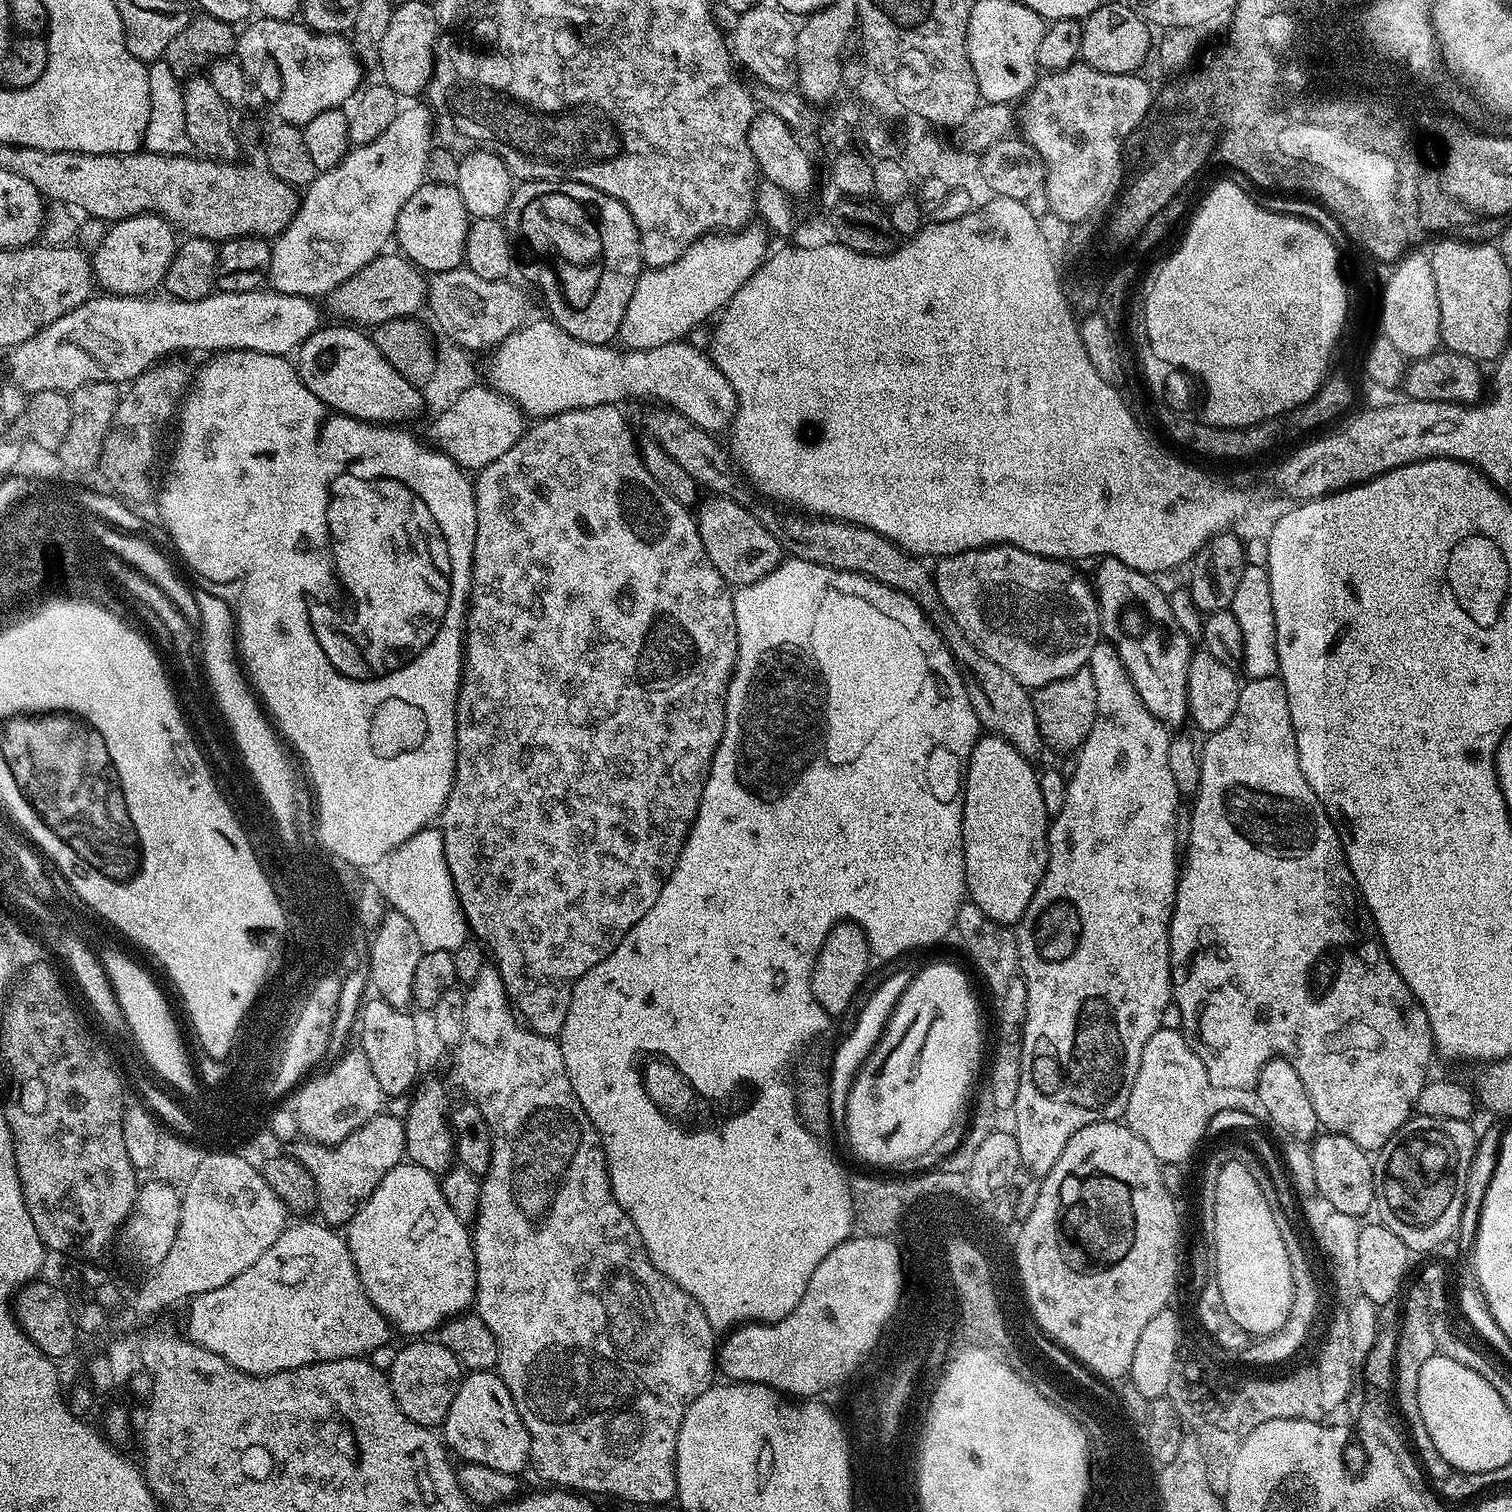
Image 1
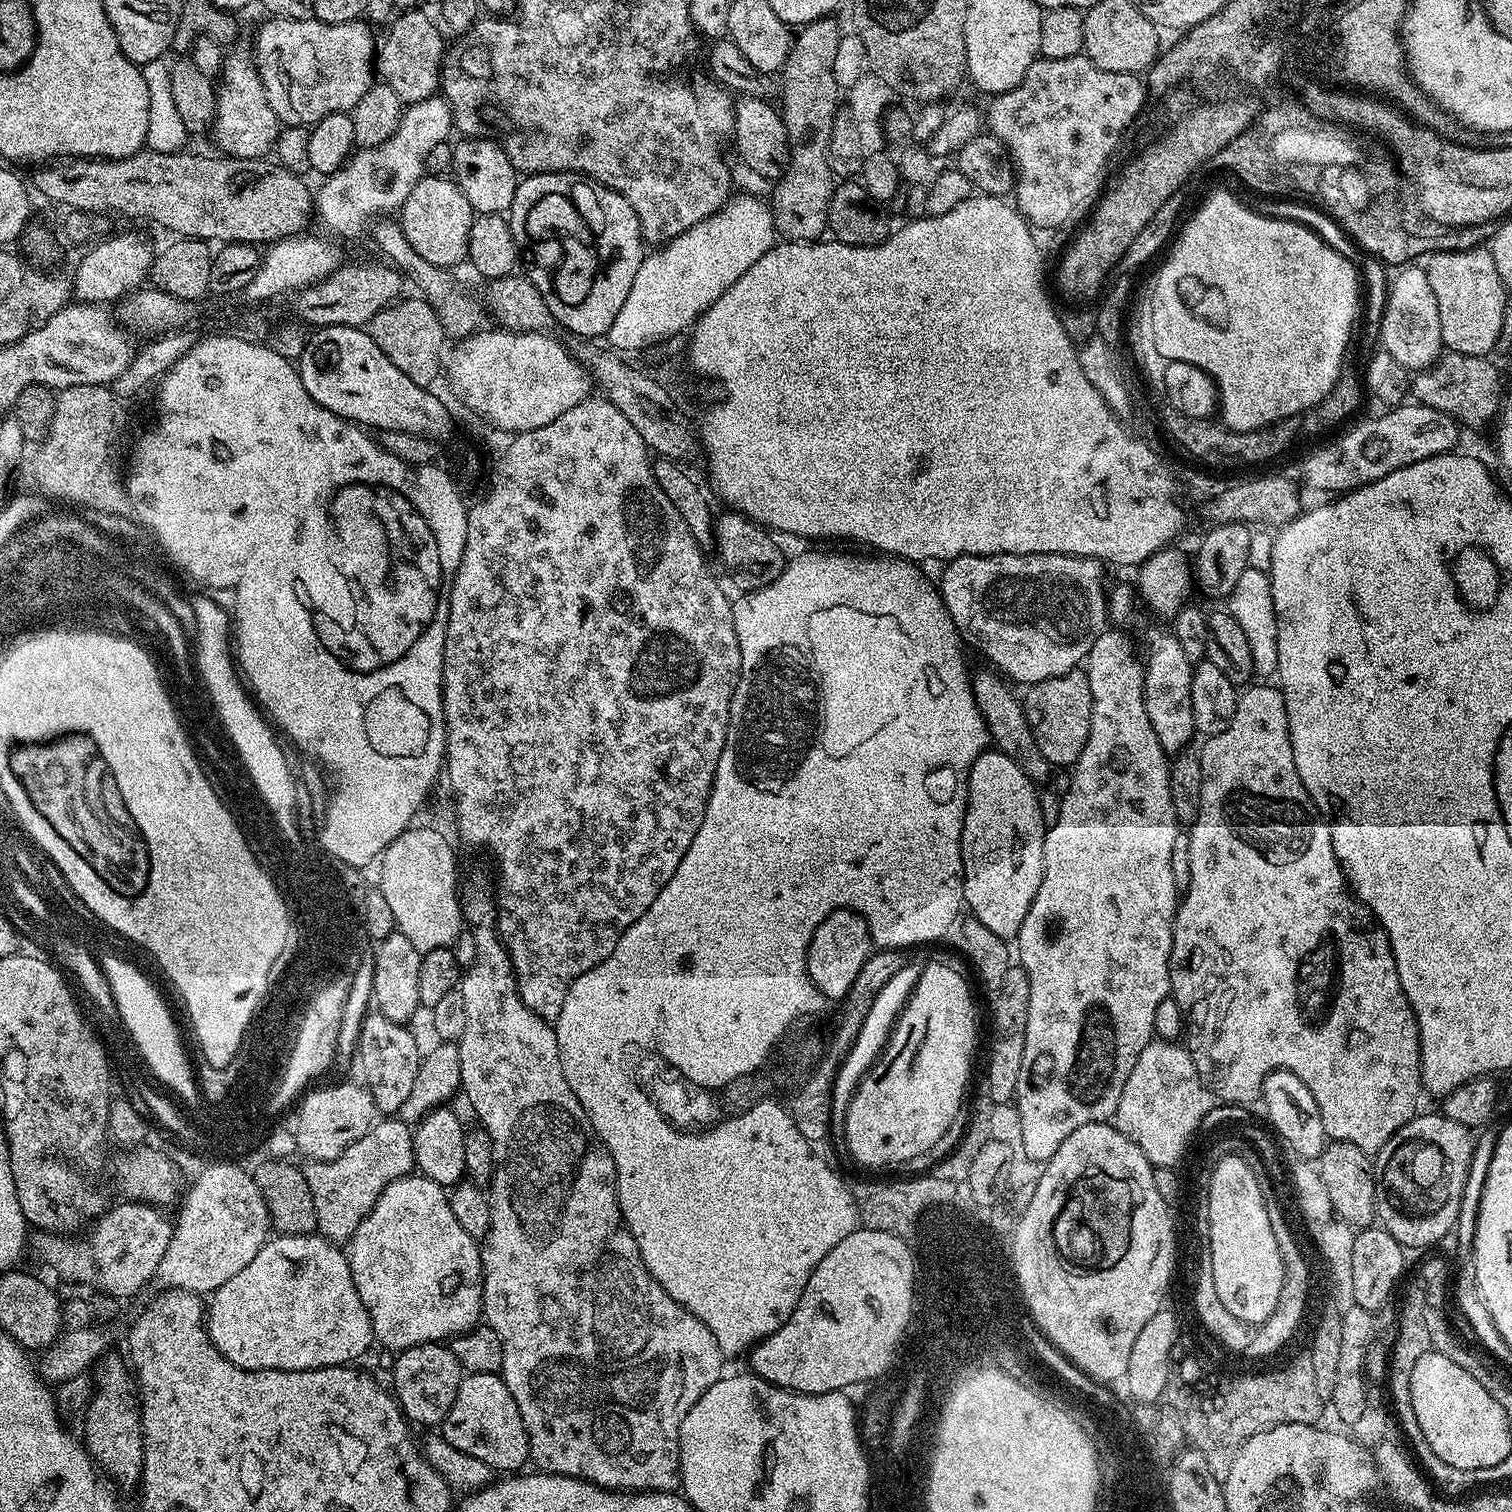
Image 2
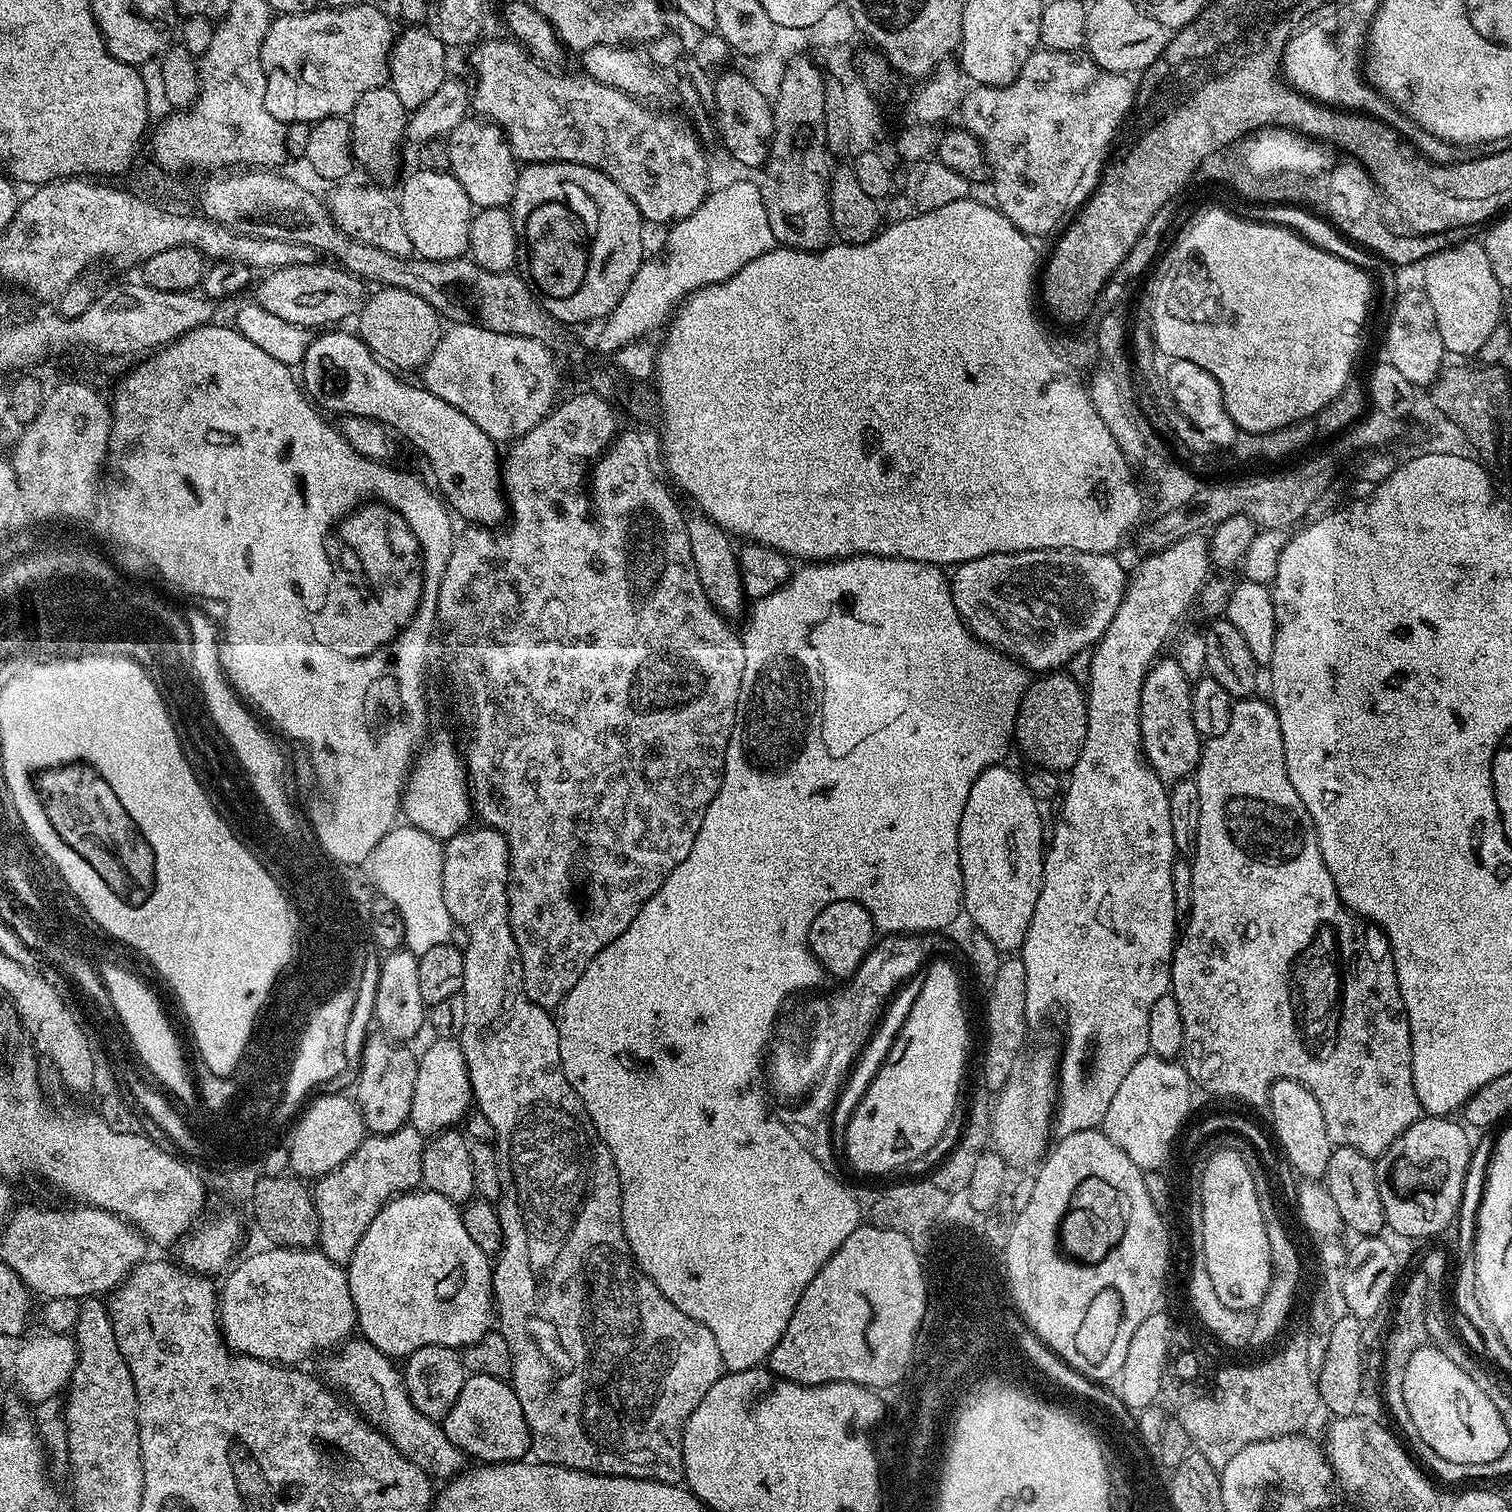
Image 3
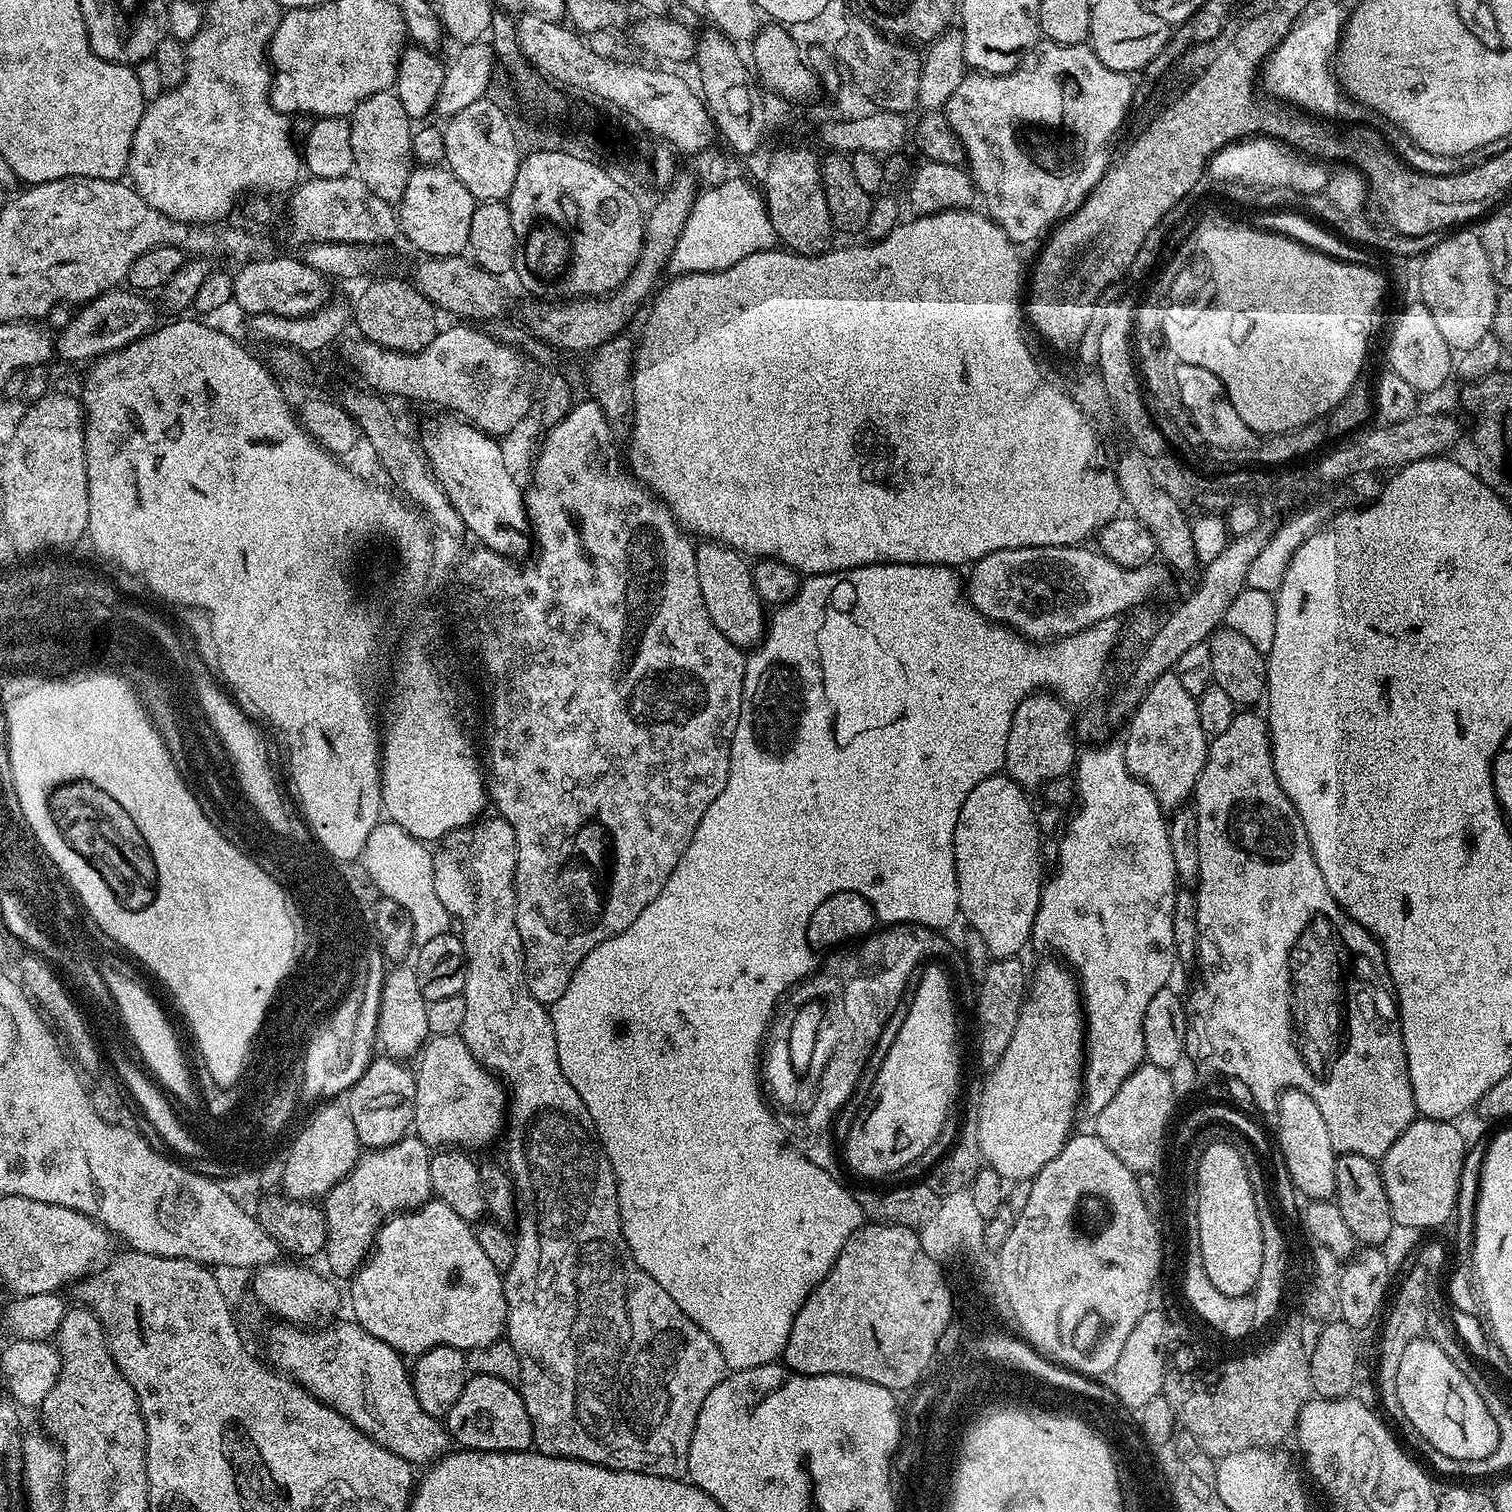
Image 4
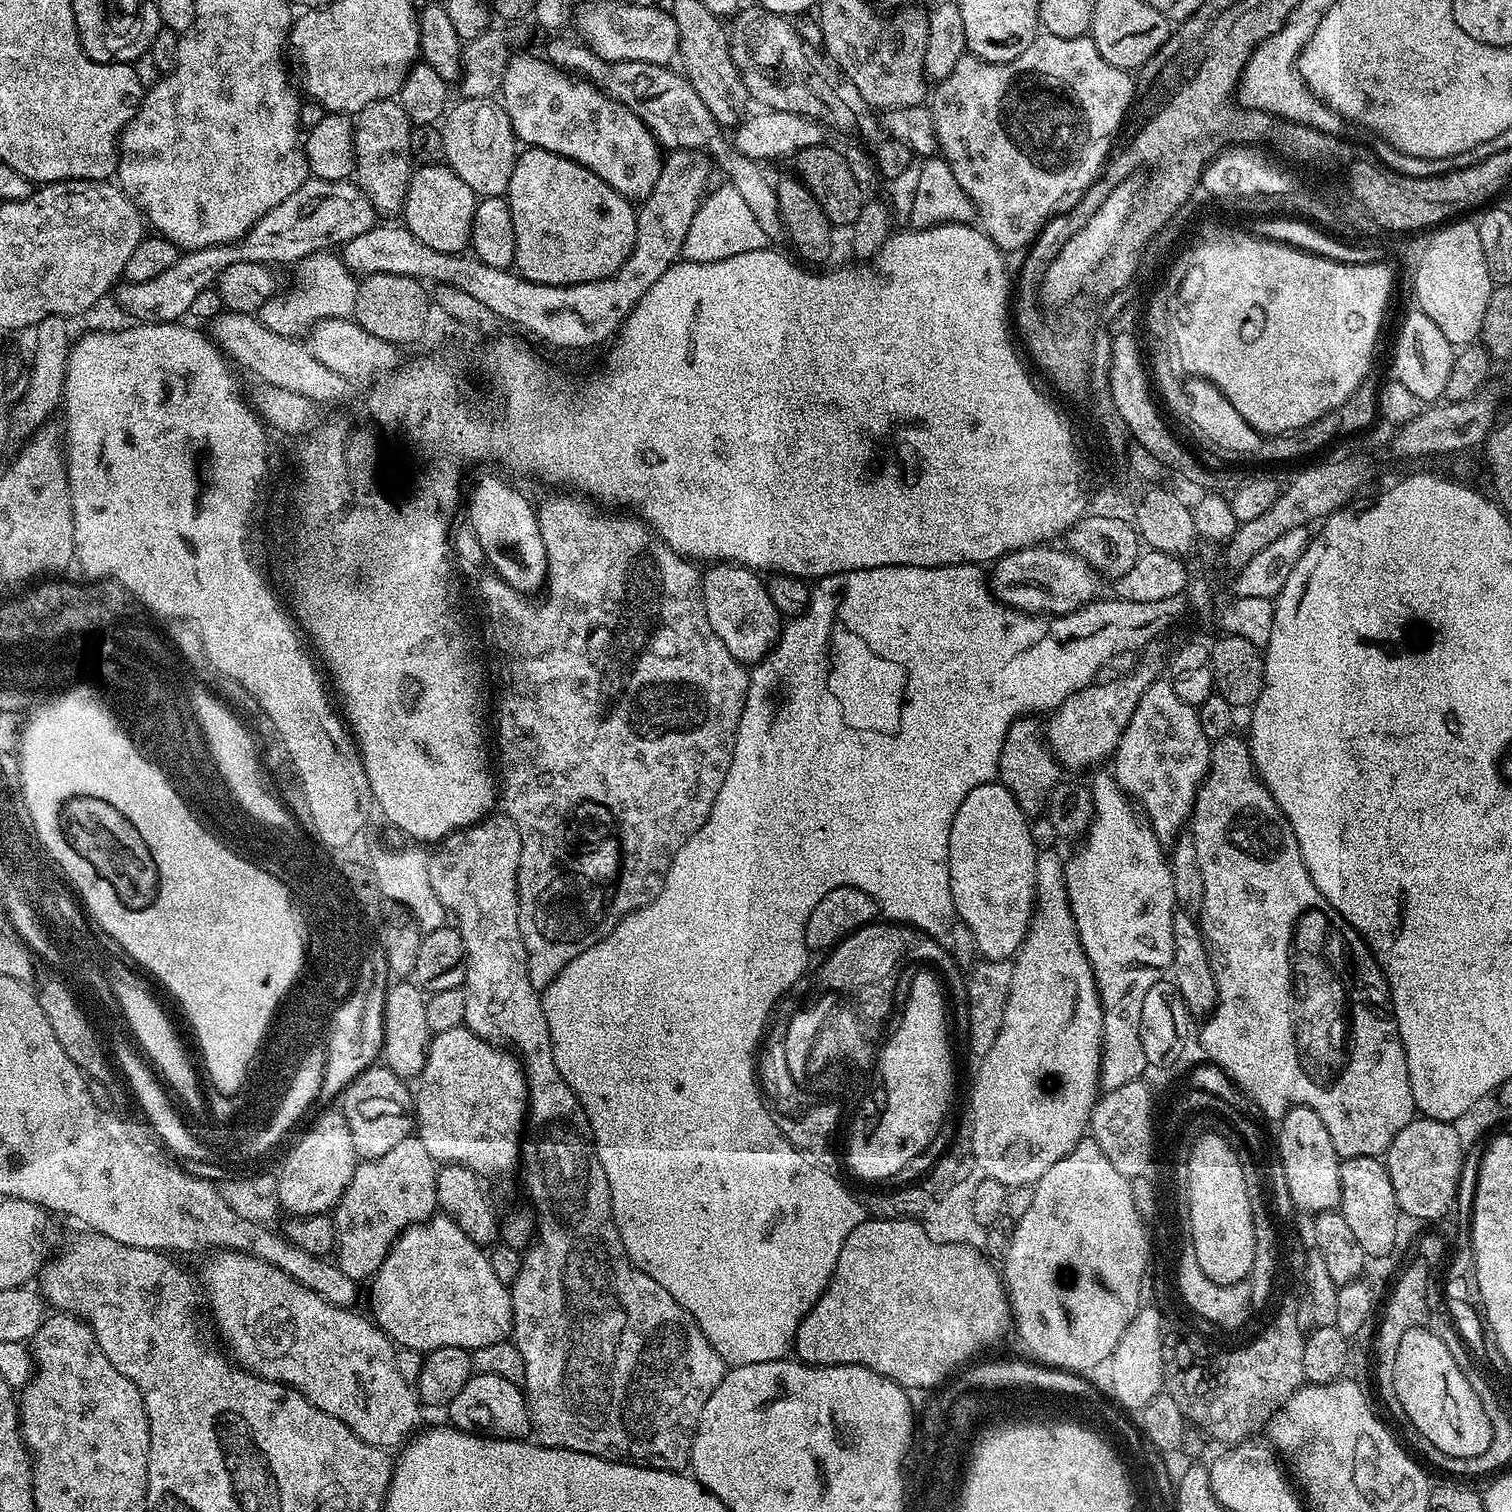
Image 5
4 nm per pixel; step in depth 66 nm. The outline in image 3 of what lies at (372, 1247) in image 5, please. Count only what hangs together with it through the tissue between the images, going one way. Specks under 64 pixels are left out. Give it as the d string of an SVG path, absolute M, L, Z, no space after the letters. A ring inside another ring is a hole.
M405 1126L385 1136L365 1135L364 1141L333 1172L315 1181L314 1199L320 1223L319 1251L341 1266L351 1260L362 1234L384 1205L394 1196L419 1189L422 1184L422 1156L425 1133Z

